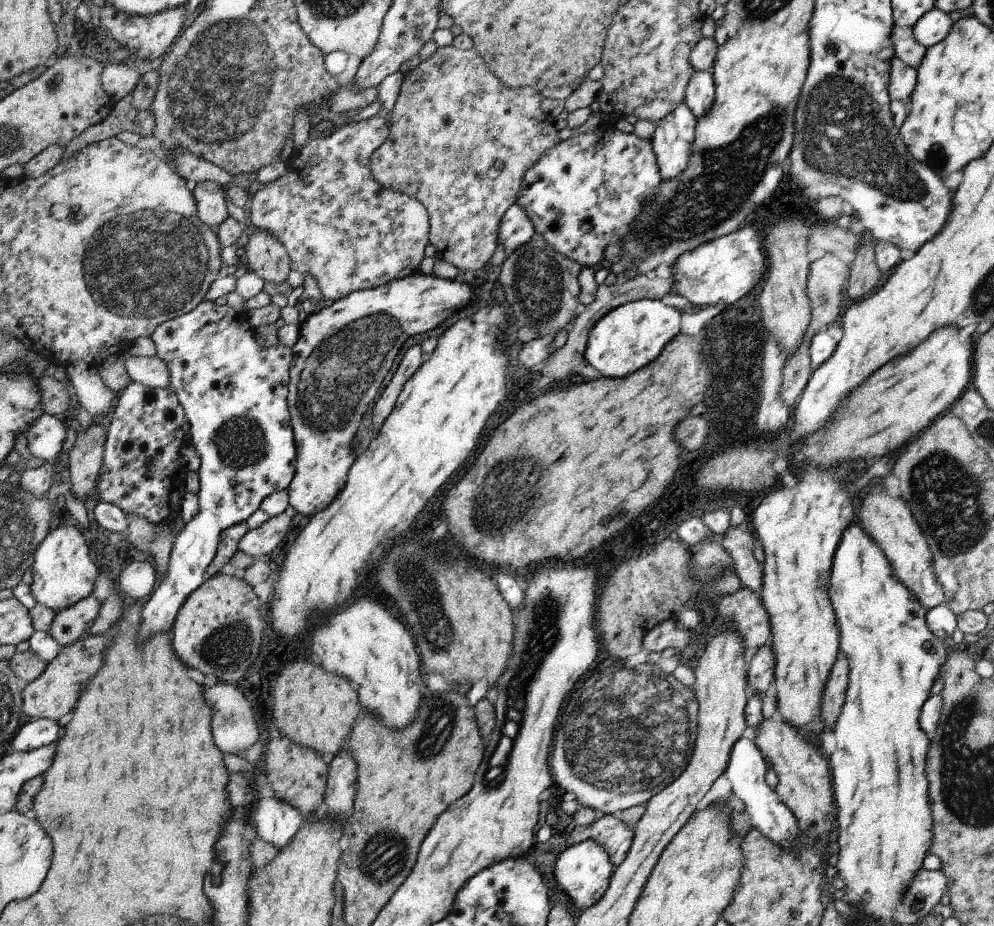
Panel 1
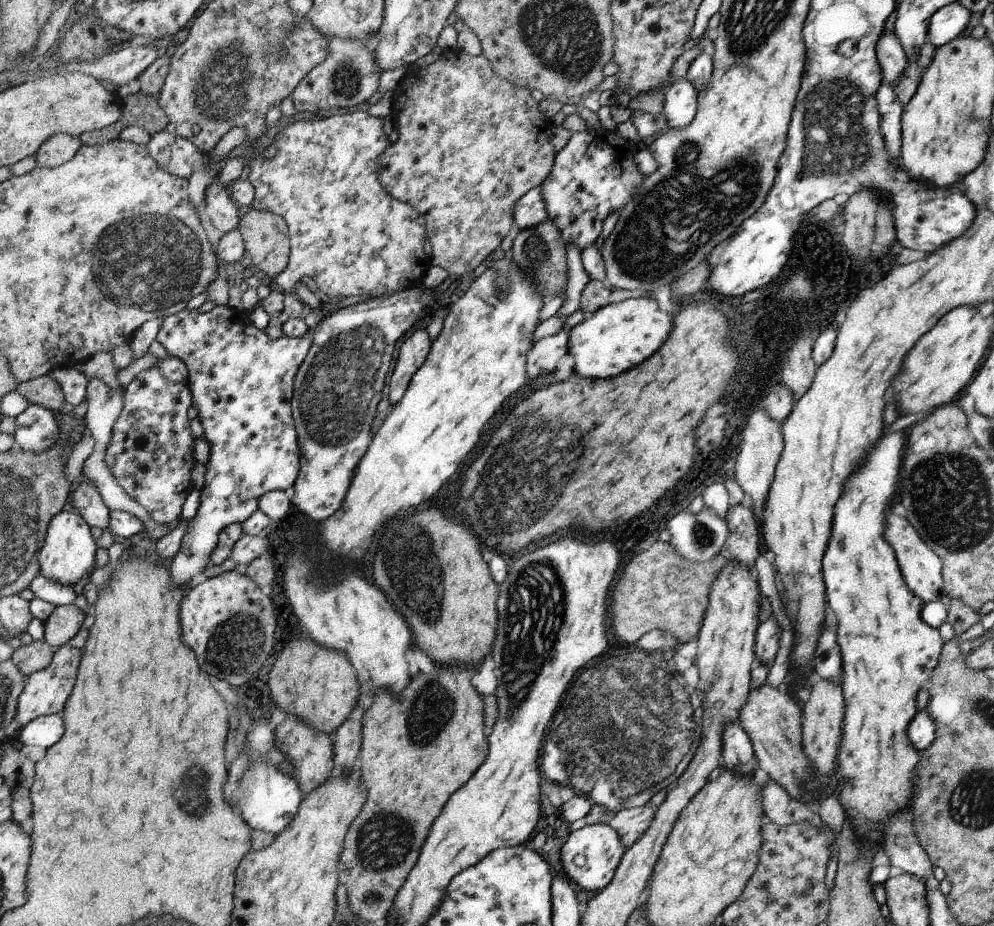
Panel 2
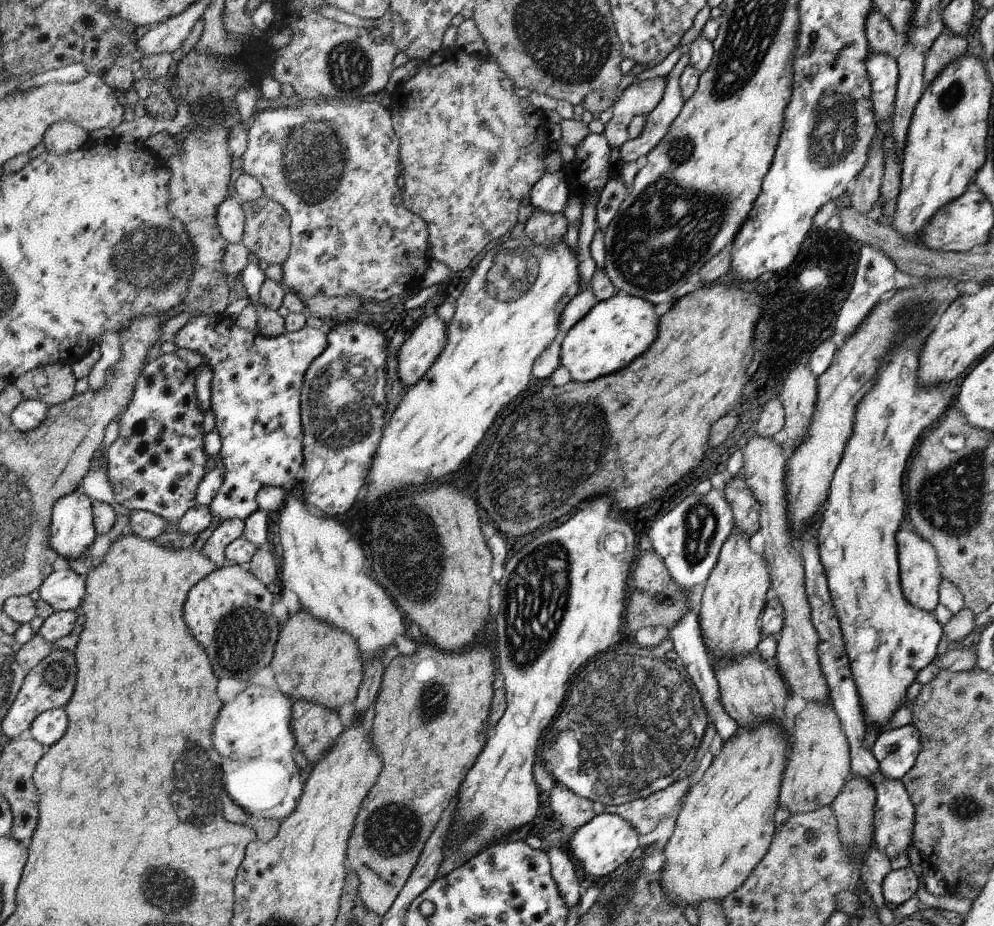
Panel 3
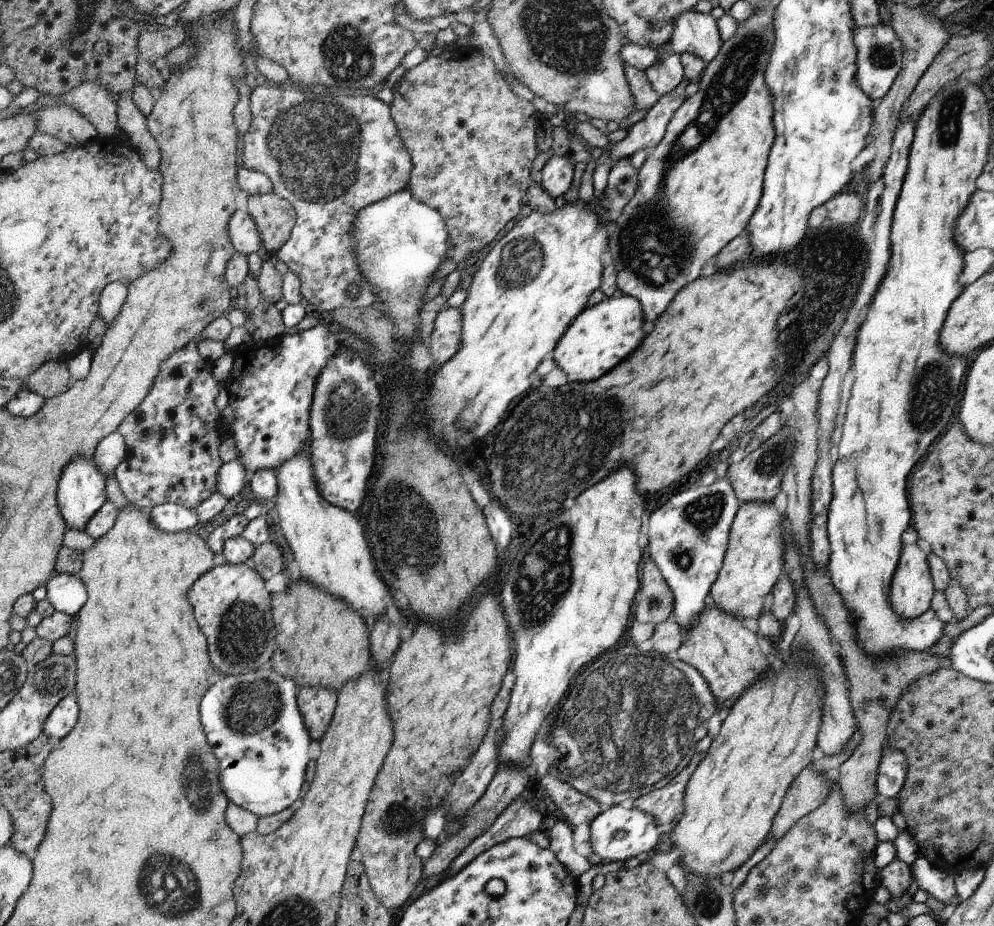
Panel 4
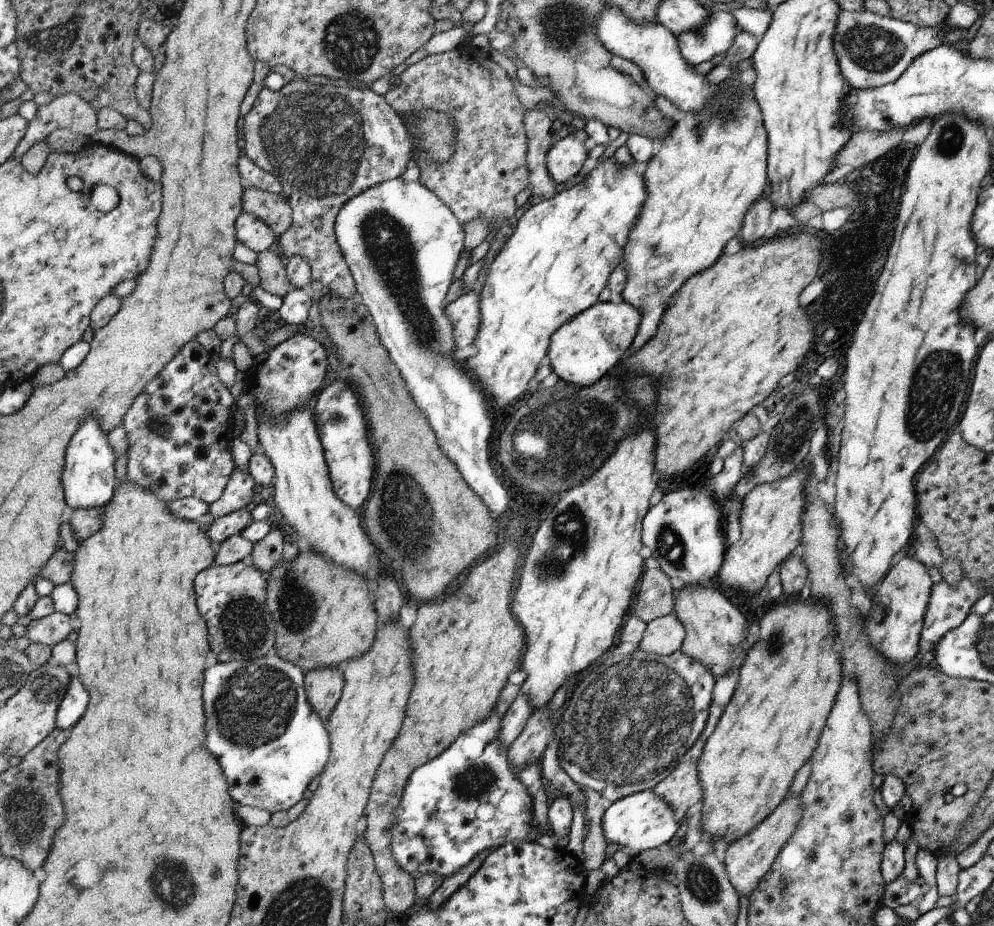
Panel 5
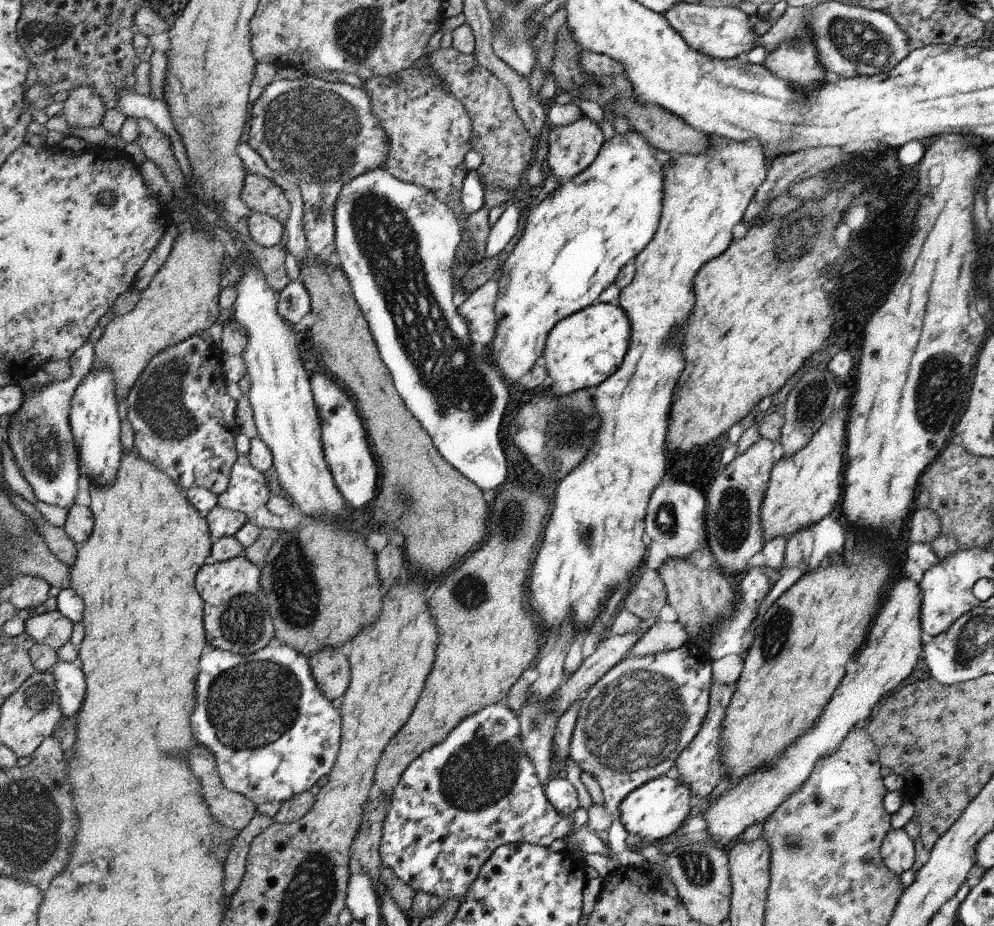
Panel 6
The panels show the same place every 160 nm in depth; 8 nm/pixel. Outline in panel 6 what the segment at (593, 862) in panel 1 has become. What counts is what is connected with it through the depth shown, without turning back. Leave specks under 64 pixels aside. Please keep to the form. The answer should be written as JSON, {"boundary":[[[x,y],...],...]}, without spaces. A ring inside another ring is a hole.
{"boundary":[[[670,773],[648,781],[628,794],[619,806],[619,814],[621,815],[621,823],[626,827],[626,830],[630,834],[641,836],[646,844],[662,840],[662,838],[676,832],[682,826],[682,822],[686,820],[693,803],[694,799],[691,796],[689,786],[681,783],[677,774]]]}

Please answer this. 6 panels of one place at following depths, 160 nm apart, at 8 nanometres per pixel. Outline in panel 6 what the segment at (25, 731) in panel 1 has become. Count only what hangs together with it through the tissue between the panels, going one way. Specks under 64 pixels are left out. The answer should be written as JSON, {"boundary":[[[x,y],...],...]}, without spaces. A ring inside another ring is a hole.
{"boundary":[[[60,661],[54,671],[59,682],[61,707],[65,718],[72,719],[83,709],[88,694],[85,670],[74,663]]]}

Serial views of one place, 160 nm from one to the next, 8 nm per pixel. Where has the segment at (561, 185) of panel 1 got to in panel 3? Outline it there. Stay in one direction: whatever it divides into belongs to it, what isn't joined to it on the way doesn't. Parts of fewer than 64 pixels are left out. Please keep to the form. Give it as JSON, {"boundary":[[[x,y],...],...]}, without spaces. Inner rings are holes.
{"boundary":[[[590,133],[575,147],[574,160],[564,165],[563,173],[568,181],[570,196],[588,201],[594,194],[602,194],[610,174],[612,148],[604,133]]]}

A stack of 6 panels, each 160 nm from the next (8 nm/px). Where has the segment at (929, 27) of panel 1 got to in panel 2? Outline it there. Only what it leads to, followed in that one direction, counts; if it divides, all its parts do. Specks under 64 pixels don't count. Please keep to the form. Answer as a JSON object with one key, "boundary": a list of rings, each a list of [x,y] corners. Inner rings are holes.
{"boundary":[[[958,2],[943,6],[930,18],[928,42],[939,47],[960,36],[960,34],[965,34],[971,13]]]}

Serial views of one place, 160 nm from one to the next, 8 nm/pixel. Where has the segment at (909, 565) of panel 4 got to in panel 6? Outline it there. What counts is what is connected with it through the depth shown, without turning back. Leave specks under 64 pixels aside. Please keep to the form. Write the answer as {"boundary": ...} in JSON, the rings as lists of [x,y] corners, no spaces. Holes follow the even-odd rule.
{"boundary":[[[902,575],[886,594],[886,600],[876,614],[876,622],[868,632],[868,642],[864,650],[858,654],[858,670],[843,678],[831,702],[816,724],[806,734],[797,739],[767,769],[740,779],[714,802],[706,806],[704,820],[708,832],[712,834],[712,843],[729,848],[738,842],[740,834],[748,826],[762,822],[777,810],[791,794],[794,794],[803,782],[814,772],[819,760],[836,750],[843,738],[856,728],[858,722],[866,720],[873,712],[872,708],[880,702],[880,698],[892,692],[904,678],[908,678],[918,664],[920,658],[920,602],[923,600],[922,588],[918,588],[916,580]]]}

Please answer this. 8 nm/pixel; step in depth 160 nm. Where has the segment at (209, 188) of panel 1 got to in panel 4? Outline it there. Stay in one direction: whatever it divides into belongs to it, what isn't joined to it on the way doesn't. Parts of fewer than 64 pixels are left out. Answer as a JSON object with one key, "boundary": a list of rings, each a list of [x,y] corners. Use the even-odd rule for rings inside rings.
{"boundary":[[[237,210],[232,214],[227,229],[231,237],[231,243],[238,252],[249,255],[260,248],[261,240],[256,223],[247,211]]]}

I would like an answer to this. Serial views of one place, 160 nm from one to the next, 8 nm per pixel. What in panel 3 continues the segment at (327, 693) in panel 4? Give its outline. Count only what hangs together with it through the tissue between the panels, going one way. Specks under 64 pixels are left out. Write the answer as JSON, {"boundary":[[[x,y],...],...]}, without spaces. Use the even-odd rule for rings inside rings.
{"boundary":[[[302,700],[294,701],[291,718],[296,744],[308,760],[309,769],[331,752],[346,728],[334,709]]]}

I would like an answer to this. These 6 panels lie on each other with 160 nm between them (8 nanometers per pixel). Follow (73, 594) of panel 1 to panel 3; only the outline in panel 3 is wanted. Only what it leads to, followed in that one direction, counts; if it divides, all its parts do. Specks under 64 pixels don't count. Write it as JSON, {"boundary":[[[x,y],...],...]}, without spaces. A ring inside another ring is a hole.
{"boundary":[[[84,490],[60,500],[55,506],[51,545],[64,559],[87,559],[100,535],[93,500]]]}

